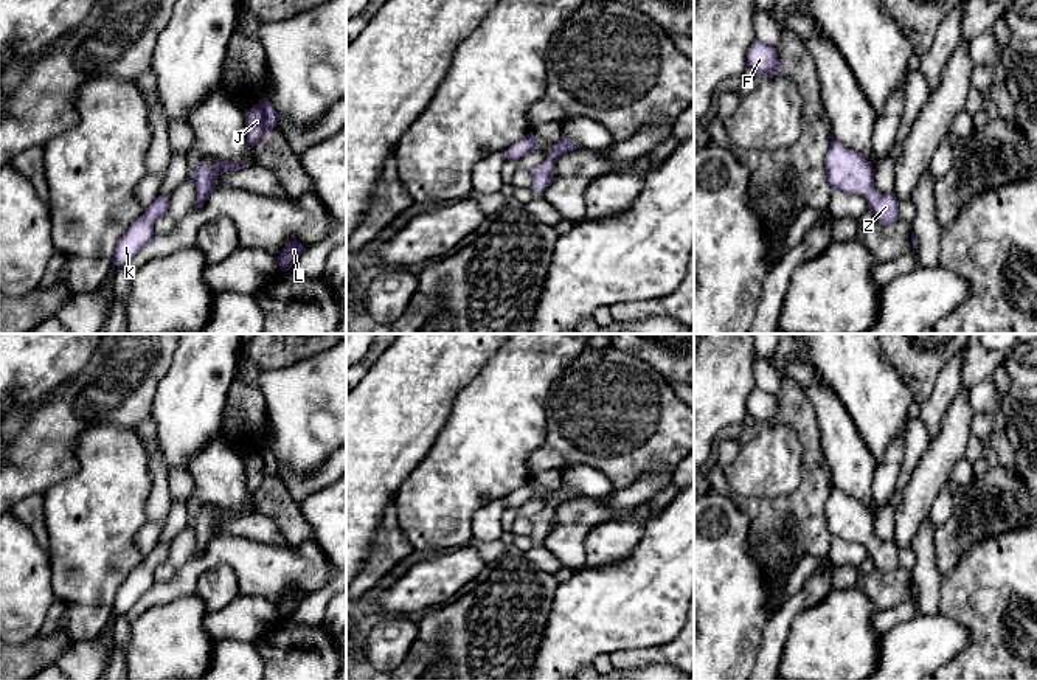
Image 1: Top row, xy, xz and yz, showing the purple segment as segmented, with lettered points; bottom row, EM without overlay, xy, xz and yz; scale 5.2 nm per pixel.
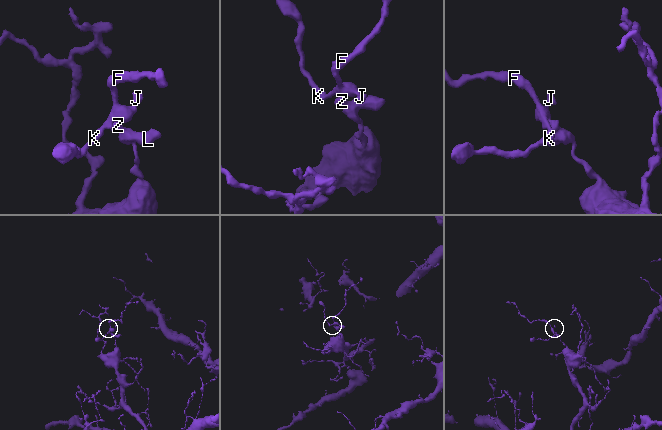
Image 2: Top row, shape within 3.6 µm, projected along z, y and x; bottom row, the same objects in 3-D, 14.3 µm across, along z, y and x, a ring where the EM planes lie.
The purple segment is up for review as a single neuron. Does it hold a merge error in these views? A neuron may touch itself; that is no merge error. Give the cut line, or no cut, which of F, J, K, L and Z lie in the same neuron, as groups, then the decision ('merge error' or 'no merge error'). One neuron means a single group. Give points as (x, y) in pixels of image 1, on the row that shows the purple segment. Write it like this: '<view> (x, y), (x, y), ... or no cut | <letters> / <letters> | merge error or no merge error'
no cut | F J K L Z | no merge error

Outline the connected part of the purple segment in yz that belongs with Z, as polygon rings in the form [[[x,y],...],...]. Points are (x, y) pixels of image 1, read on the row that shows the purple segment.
[[[834,135],[824,165],[831,189],[866,197],[874,220],[880,224],[886,225],[900,219],[896,194],[876,191],[871,163],[860,152],[841,144]]]

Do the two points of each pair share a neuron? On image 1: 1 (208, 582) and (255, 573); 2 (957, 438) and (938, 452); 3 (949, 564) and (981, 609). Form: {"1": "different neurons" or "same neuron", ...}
{"1": "different neurons", "2": "same neuron", "3": "different neurons"}

